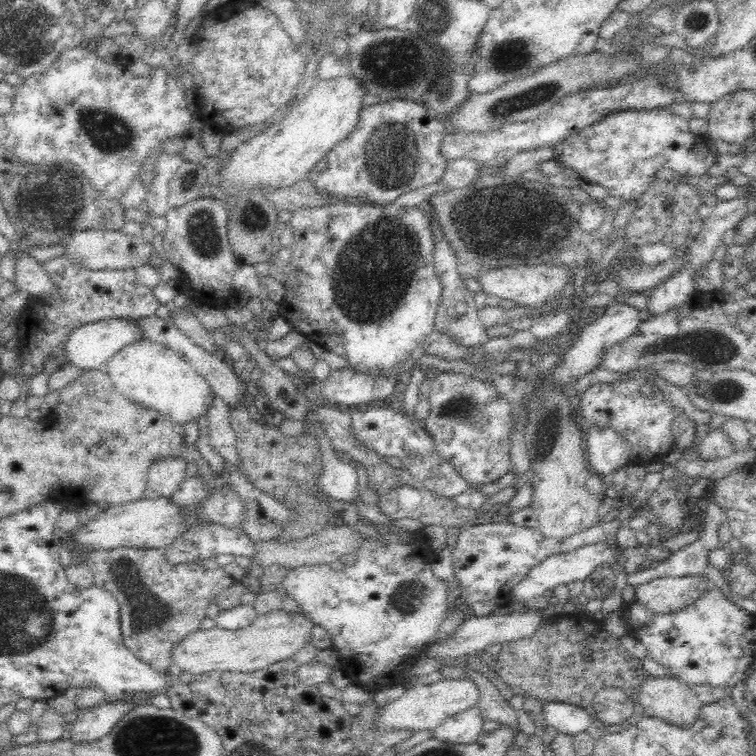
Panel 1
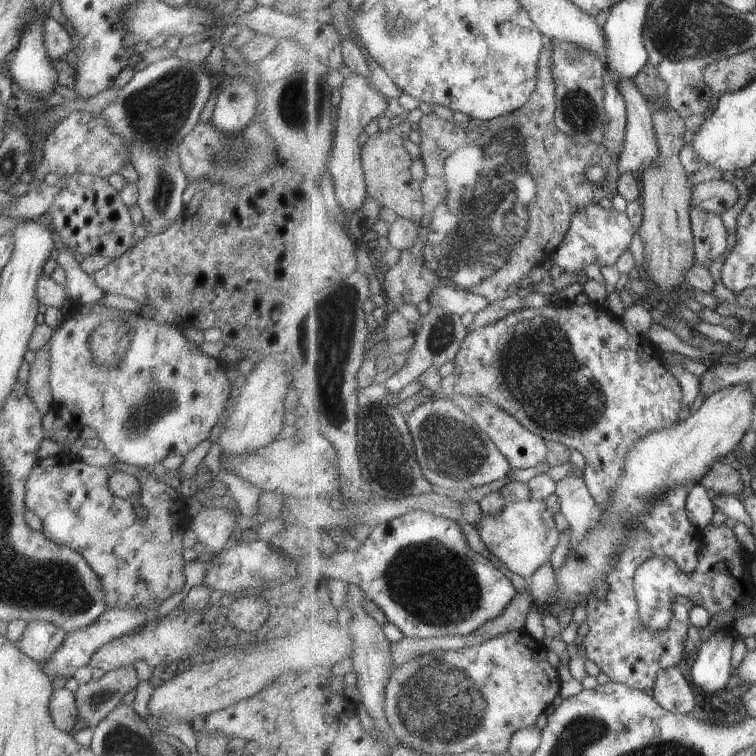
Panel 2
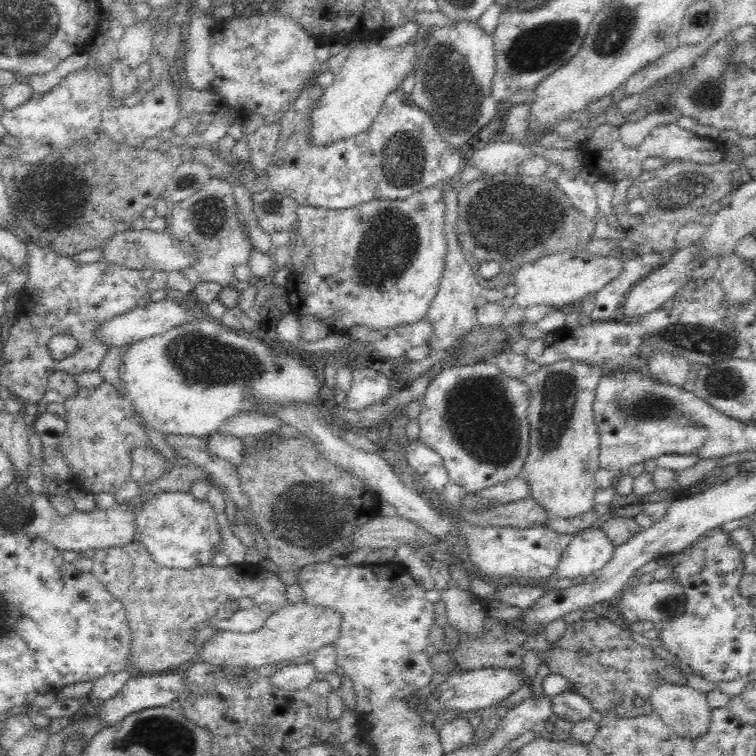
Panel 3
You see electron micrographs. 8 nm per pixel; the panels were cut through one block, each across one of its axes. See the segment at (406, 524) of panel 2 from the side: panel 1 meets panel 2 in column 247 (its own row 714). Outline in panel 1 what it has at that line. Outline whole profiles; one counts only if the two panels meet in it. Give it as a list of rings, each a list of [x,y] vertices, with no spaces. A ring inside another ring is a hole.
[[[558,701],[543,702],[543,716],[547,725],[560,734],[576,735],[585,732],[595,722],[580,706]]]

